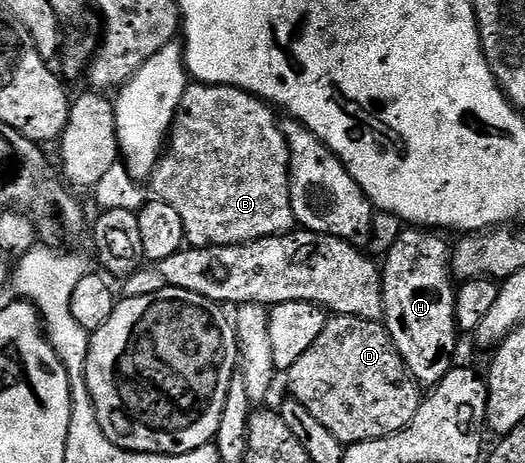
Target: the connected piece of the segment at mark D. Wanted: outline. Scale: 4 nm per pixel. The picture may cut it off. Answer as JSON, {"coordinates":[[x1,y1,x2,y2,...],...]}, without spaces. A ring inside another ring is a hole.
{"coordinates":[[351,315,327,318,320,337,316,337,304,357,290,367,288,378,290,391,294,394,293,402,320,421,320,425,343,445,372,441,403,431,416,417,424,398,420,384,410,374,385,326,377,319,361,319]]}

